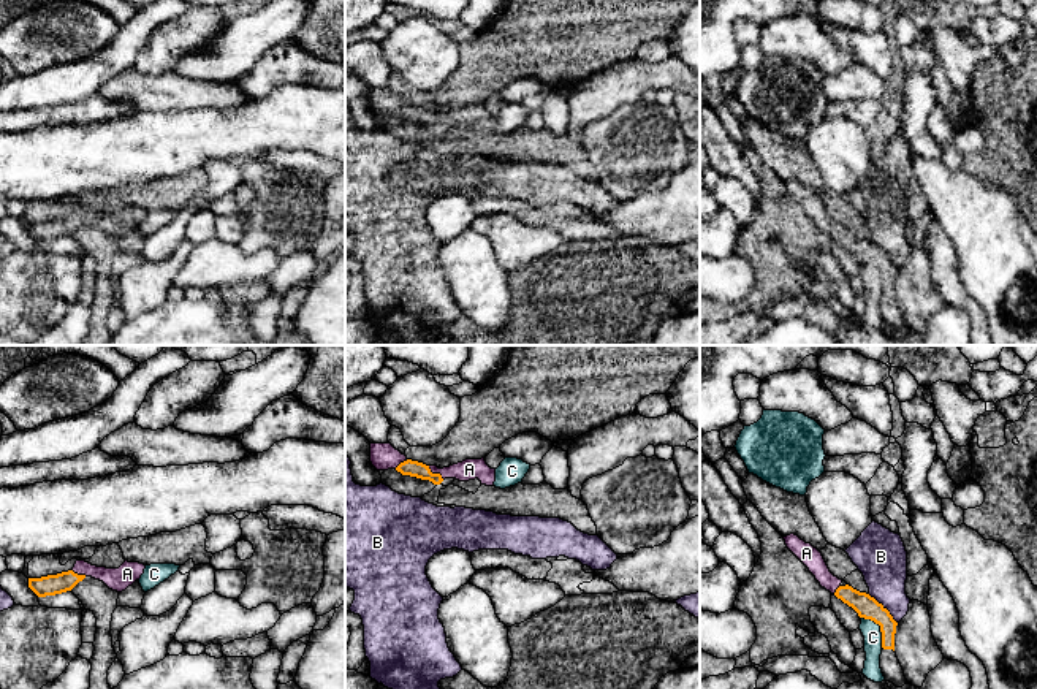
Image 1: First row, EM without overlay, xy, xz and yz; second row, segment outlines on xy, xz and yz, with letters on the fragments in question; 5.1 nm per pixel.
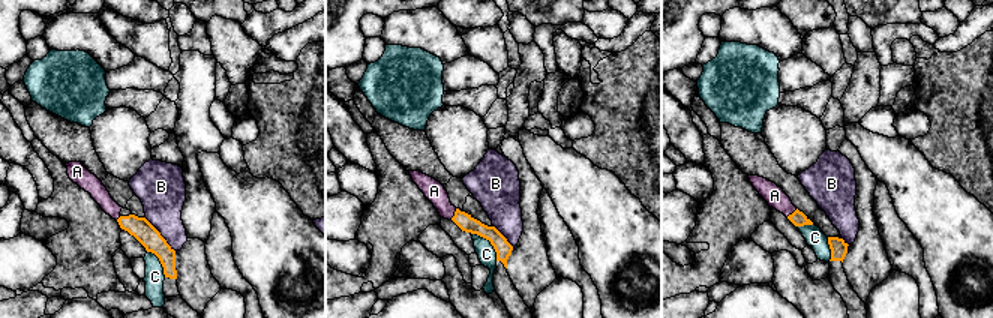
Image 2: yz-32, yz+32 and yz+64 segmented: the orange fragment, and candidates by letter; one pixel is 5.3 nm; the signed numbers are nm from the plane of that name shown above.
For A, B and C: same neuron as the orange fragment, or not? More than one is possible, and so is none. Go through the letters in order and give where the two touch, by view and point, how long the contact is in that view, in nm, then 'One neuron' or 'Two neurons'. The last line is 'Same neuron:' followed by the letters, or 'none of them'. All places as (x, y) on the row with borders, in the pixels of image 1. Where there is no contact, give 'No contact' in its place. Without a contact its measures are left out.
A: Touches orange at xz (436, 474). Shared border 110 nm. One neuron
B: Touches orange at yz (882, 607). Shared border 220 nm. Two neurons
C: Touches orange at yz (881, 628). Shared border 200 nm. Two neurons
Same neuron: A

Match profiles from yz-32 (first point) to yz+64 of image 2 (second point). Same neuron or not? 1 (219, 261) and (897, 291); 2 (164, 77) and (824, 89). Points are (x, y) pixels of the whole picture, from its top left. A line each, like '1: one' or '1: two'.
1: two
2: two

